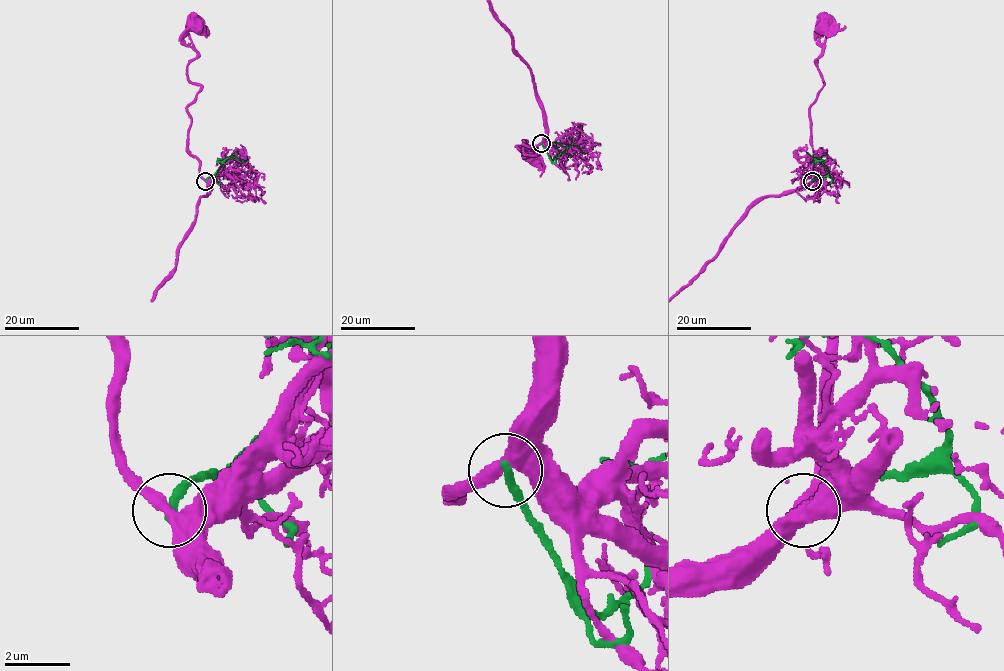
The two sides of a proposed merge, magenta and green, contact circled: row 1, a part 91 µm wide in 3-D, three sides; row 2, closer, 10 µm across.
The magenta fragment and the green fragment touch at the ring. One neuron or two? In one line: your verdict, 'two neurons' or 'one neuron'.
two neurons

